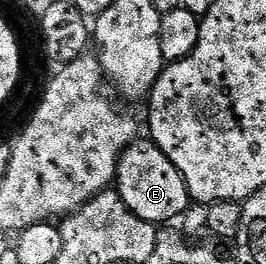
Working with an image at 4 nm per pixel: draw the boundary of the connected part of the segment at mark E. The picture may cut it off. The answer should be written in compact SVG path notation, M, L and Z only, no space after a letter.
M148 137L137 138L120 154L114 190L120 194L130 213L142 217L142 221L147 223L171 224L168 223L171 219L179 220L190 206L182 173L178 173L170 157L166 157L166 153L162 153L162 149L158 149Z

